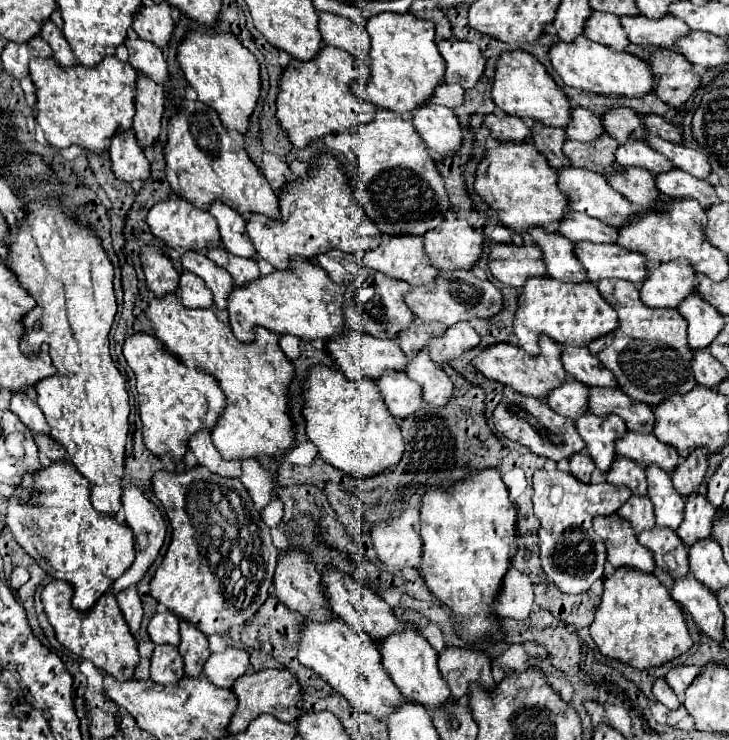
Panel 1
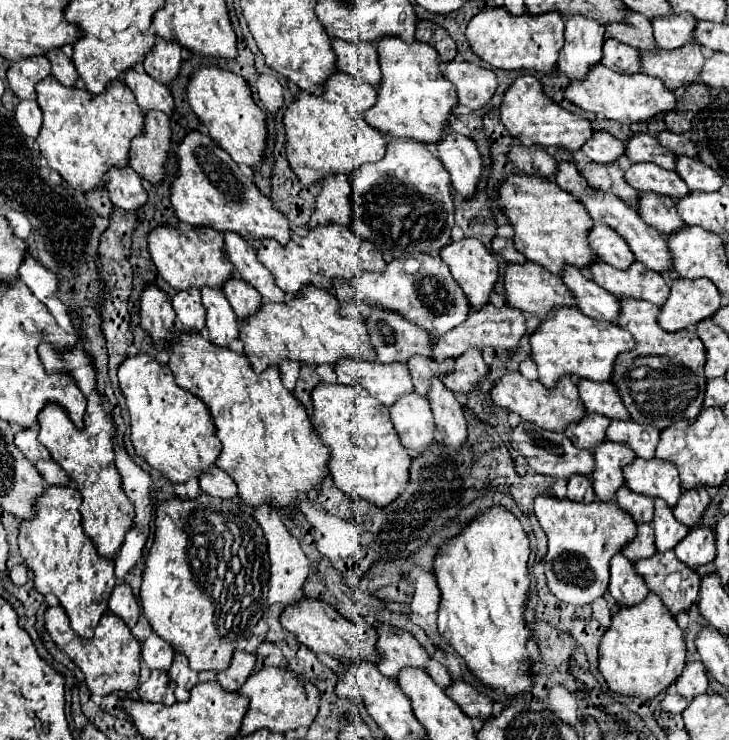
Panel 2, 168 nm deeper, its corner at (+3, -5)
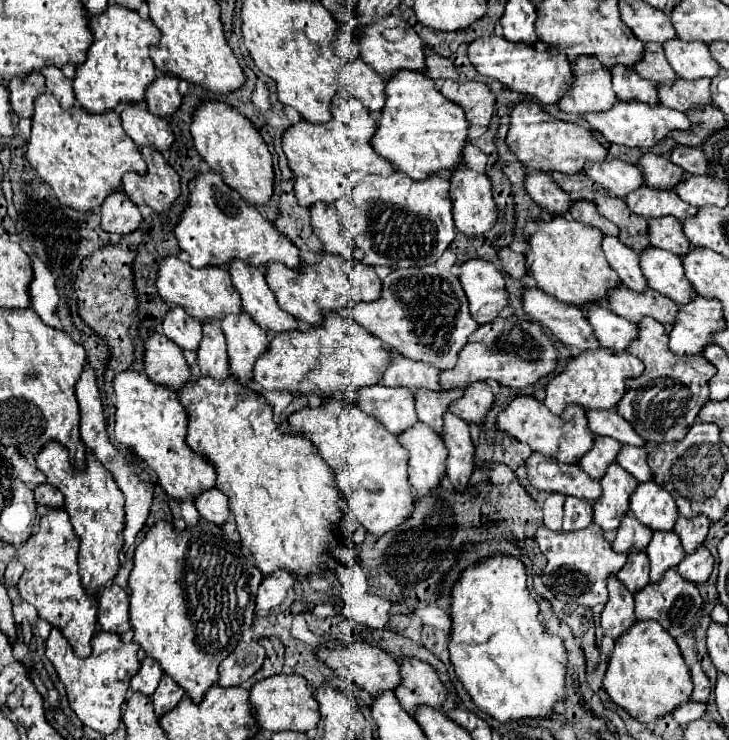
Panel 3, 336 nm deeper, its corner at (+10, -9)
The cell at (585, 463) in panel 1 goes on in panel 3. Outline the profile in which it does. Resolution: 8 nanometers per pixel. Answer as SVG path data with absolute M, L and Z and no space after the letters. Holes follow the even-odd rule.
M566 497L564 501L564 529L576 531L592 523L592 505L580 497Z

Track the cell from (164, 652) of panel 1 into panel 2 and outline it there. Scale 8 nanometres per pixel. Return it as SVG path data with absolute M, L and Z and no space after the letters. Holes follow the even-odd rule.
M151 671L151 677L143 685L139 685L139 697L141 697L141 701L173 705L175 703L173 689L175 689L175 685L171 685L171 681L167 681L167 673Z

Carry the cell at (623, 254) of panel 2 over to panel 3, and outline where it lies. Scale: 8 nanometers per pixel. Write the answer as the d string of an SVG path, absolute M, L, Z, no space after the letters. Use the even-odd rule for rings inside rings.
M606 235L602 241L602 251L624 285L634 291L644 291L648 287L644 275L640 273L638 255L630 247L626 247L618 237Z

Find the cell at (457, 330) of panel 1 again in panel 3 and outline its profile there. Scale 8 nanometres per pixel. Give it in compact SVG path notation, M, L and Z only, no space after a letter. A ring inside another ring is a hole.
M476 381L476 385L468 385L464 395L450 405L450 411L468 423L484 423L484 415L494 401L492 389L486 381Z

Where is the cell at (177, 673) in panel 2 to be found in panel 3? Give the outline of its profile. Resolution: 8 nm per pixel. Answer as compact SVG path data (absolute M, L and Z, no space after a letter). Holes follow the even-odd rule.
M162 675L160 685L158 685L158 689L154 691L154 695L152 695L156 715L162 717L164 713L172 711L172 709L180 703L182 695L184 695L184 691L180 689L180 685L176 685L176 681L172 681L168 675Z

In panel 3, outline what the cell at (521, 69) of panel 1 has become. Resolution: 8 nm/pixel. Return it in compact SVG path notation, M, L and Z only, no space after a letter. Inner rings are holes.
M532 99L520 101L512 109L506 145L528 169L534 169L534 171L580 173L586 161L602 161L606 157L606 149L602 147L602 143L590 129L578 123L566 123L566 121L554 119Z

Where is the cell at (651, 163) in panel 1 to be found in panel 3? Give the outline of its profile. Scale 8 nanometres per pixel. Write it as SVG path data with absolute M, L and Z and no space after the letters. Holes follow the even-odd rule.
M642 185L642 189L634 189L632 193L628 193L628 197L624 197L624 201L636 215L642 215L646 219L672 215L684 221L686 217L692 217L698 211L686 201L680 201L680 197L672 189L670 191L652 189L648 185Z

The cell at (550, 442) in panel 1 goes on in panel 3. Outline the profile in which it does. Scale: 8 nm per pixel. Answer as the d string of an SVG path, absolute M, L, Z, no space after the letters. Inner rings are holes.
M532 453L524 467L528 483L536 489L584 497L588 501L596 501L602 493L600 483L592 481L580 465L564 465L560 461L552 461L552 457L544 457L542 453Z

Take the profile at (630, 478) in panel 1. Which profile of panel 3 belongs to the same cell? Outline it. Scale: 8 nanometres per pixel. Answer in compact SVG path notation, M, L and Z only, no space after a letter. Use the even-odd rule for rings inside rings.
M626 513L620 521L620 527L616 529L616 539L614 539L612 547L622 553L644 551L646 545L650 543L650 539L652 539L652 531L644 529L644 525L640 525L640 521L636 521L636 517Z

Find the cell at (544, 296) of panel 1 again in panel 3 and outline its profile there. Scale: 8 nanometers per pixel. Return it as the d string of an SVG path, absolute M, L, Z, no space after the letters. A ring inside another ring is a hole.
M604 347L578 353L576 357L568 357L564 361L562 373L552 375L550 383L546 385L544 405L554 415L560 415L564 407L570 403L578 403L584 409L610 409L624 395L624 379L636 377L642 371L644 371L642 361L630 353L608 353L608 349Z

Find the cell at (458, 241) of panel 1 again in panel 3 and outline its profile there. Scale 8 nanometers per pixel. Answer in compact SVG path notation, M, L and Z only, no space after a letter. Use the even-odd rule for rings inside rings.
M476 257L460 263L458 269L458 279L468 297L472 319L478 323L496 319L500 309L508 303L502 273L490 261Z

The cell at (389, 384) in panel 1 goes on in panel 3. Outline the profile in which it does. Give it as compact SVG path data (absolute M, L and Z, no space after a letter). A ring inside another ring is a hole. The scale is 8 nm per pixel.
M418 421L412 429L400 433L398 443L408 451L408 478L418 495L434 491L446 473L446 447L438 433L432 433L428 425Z

